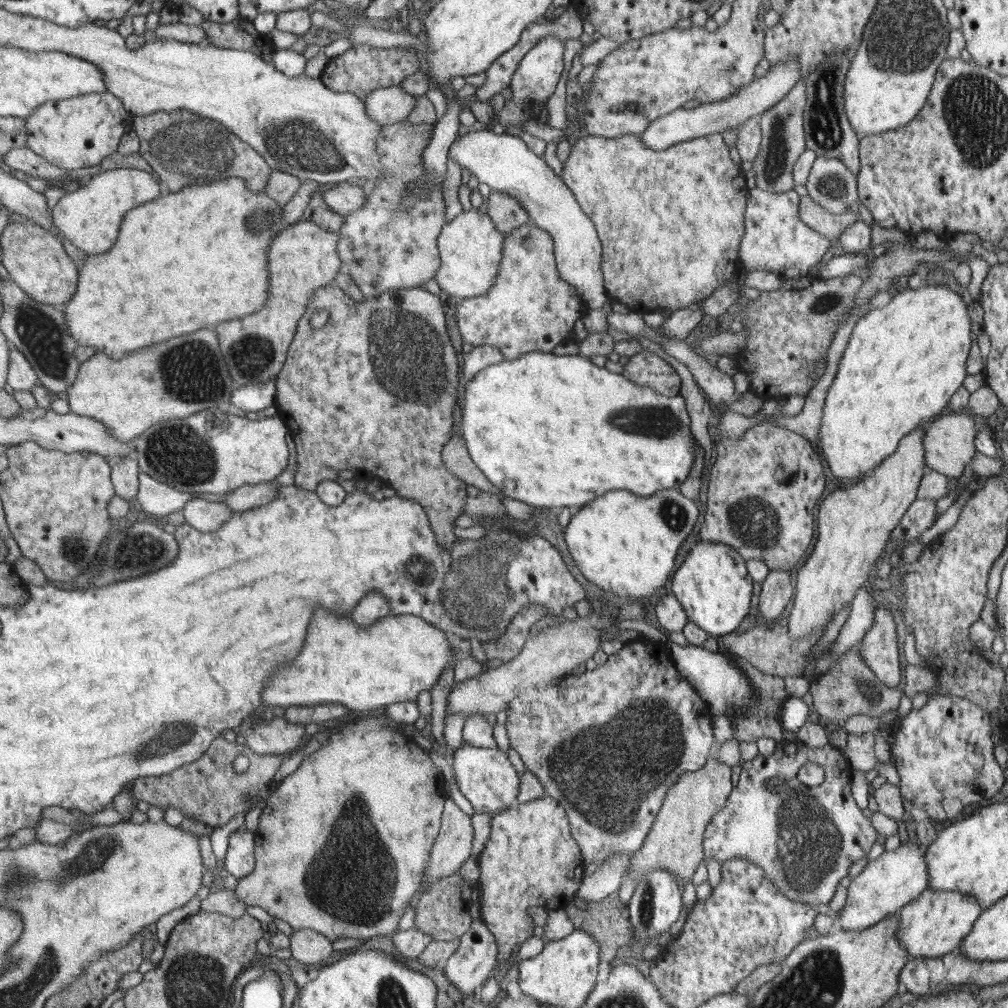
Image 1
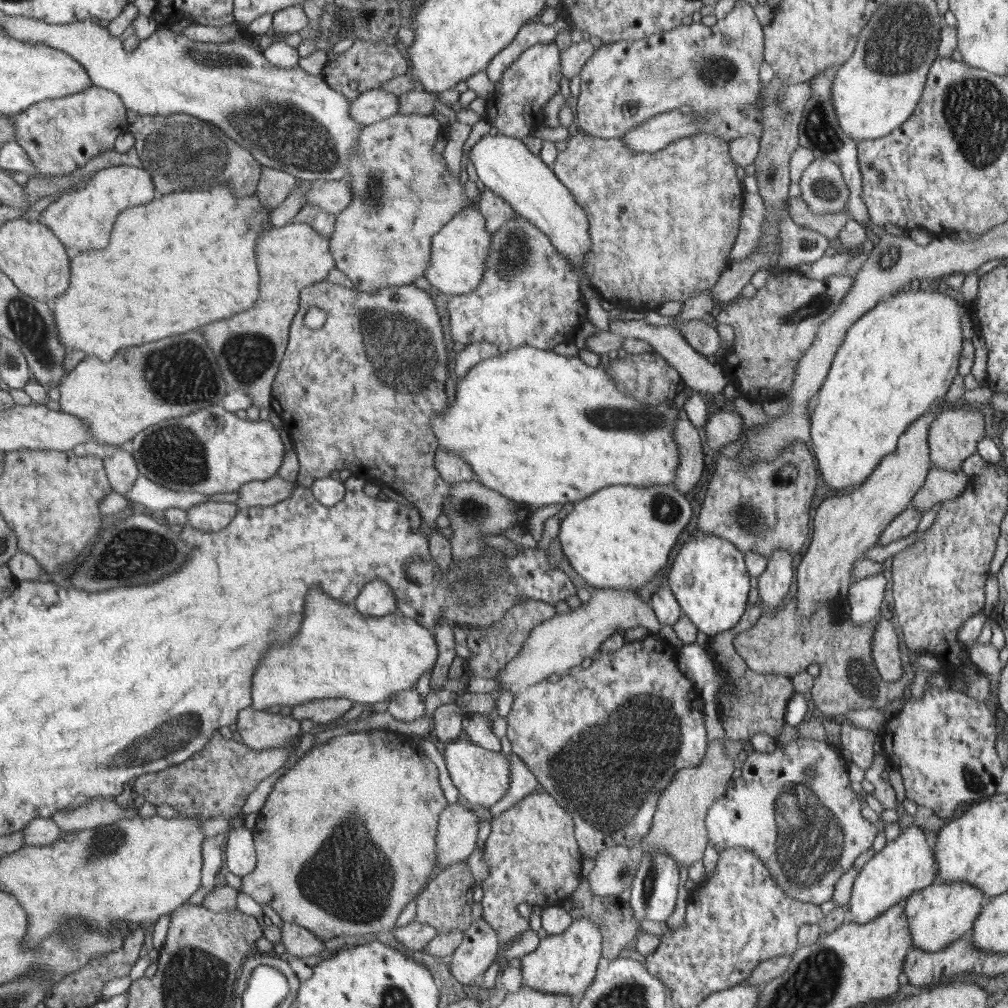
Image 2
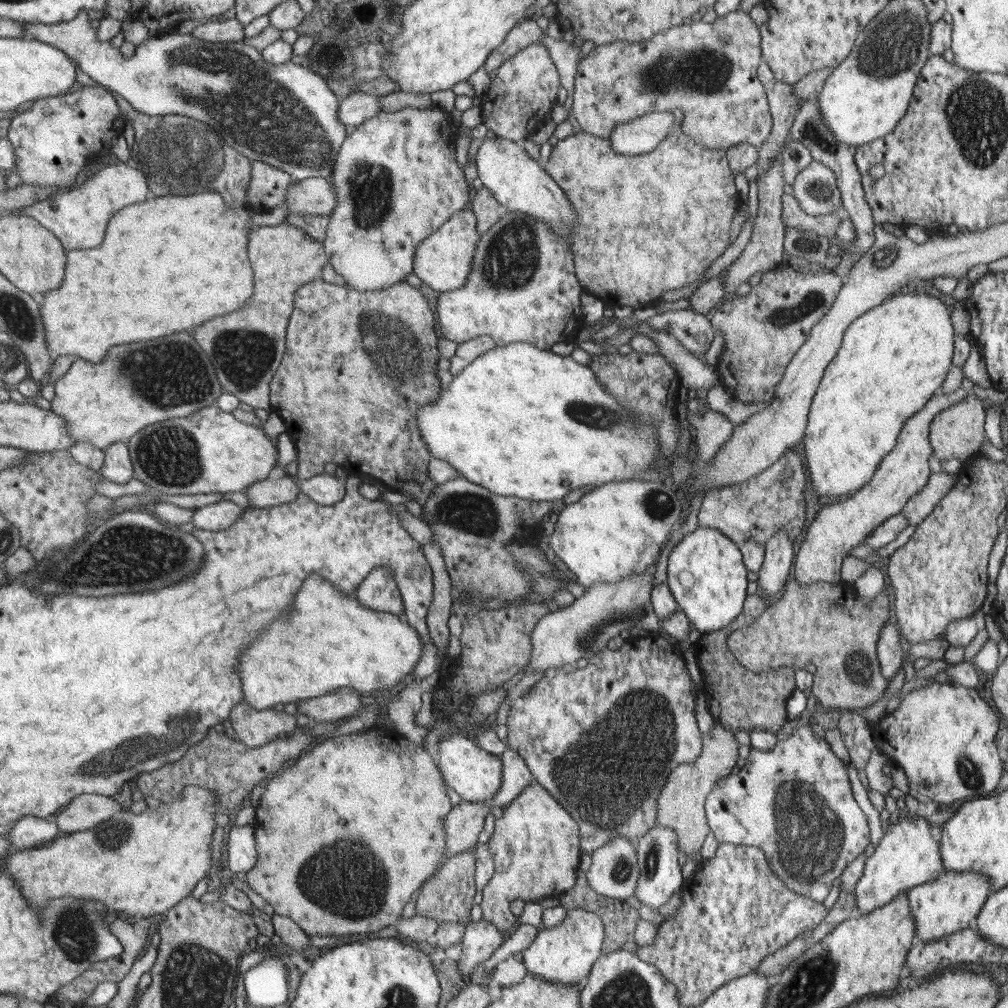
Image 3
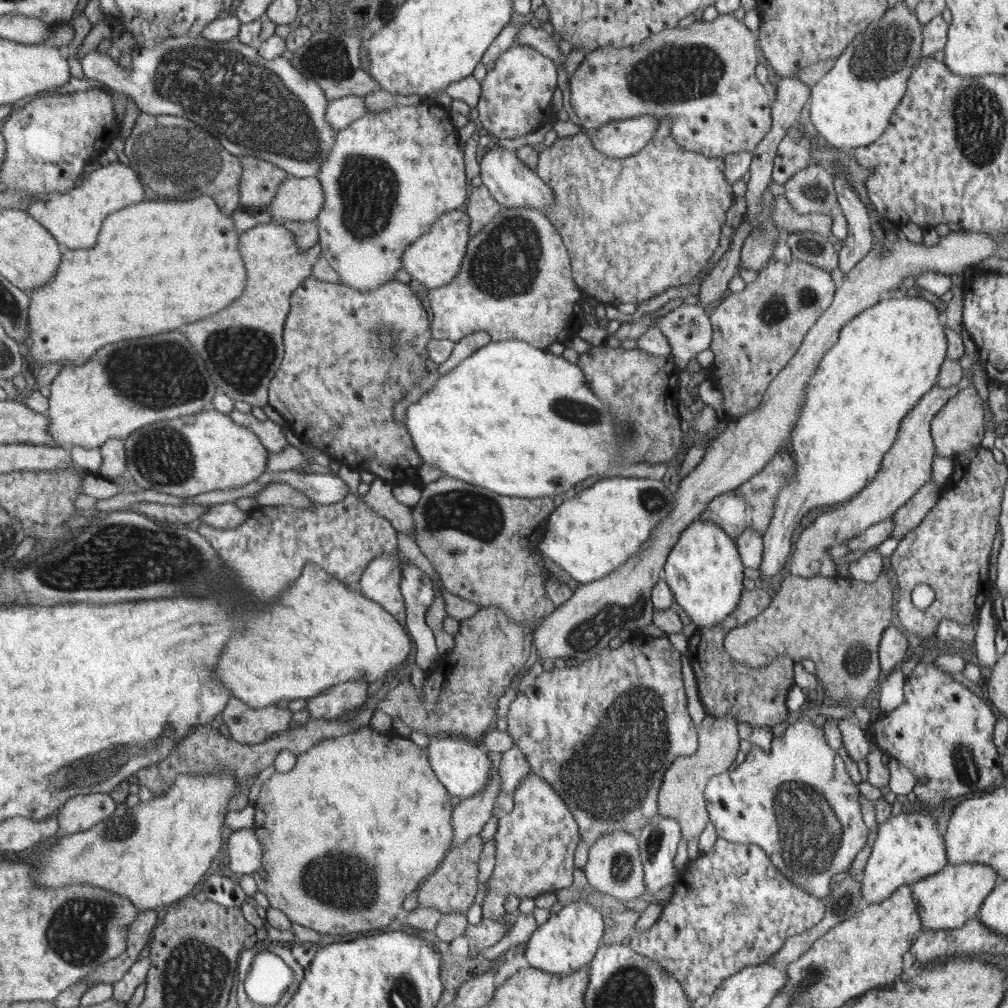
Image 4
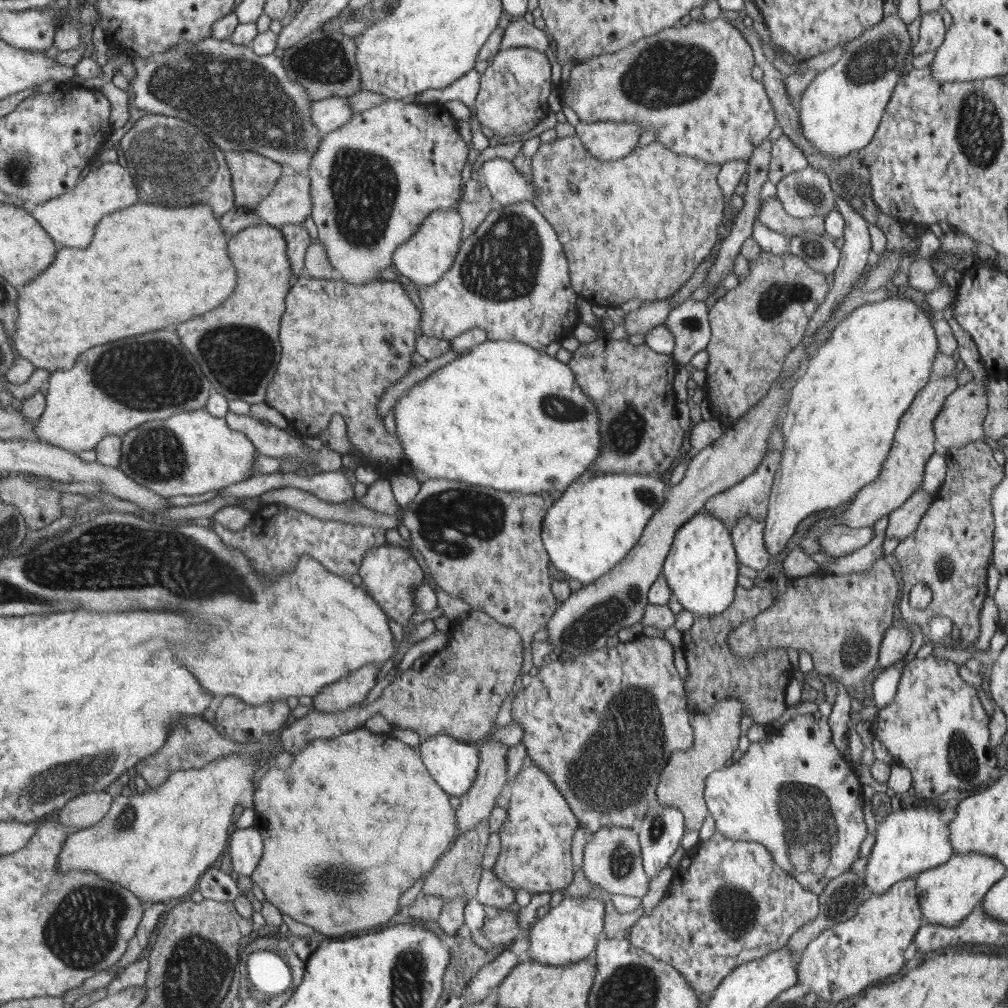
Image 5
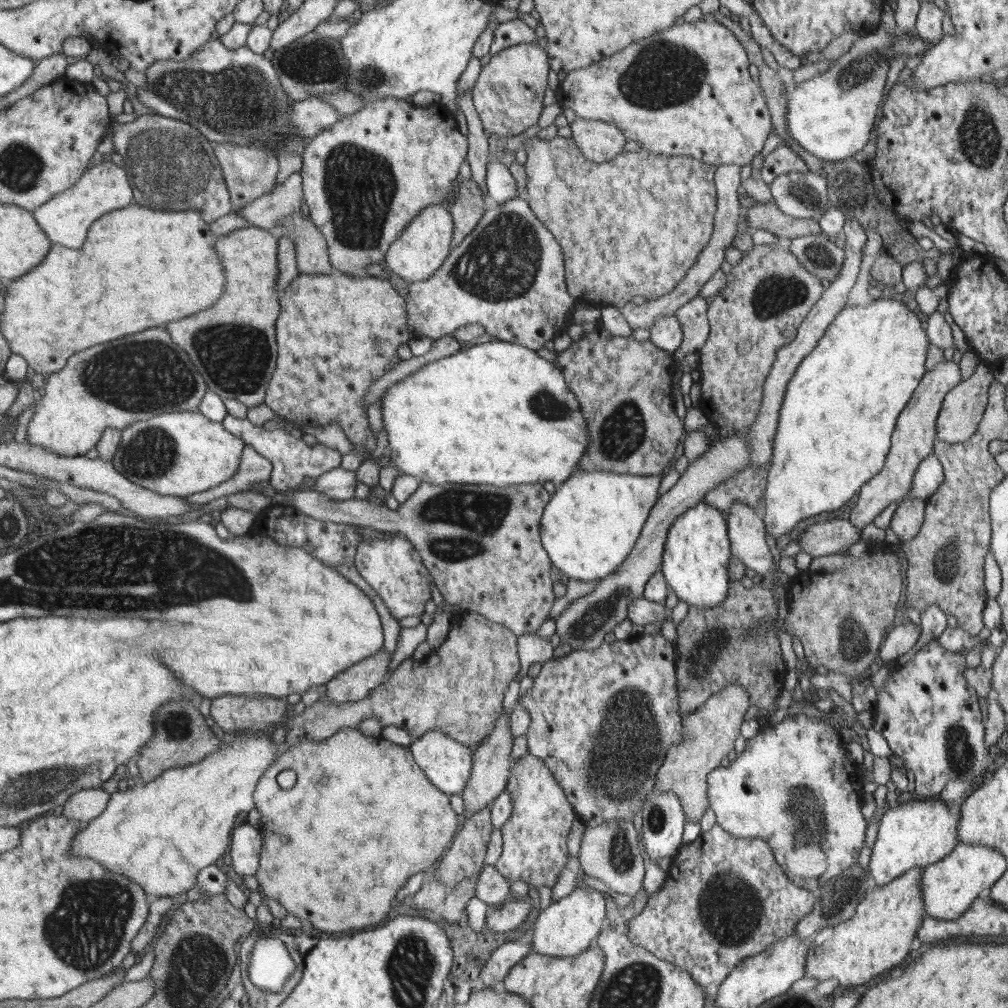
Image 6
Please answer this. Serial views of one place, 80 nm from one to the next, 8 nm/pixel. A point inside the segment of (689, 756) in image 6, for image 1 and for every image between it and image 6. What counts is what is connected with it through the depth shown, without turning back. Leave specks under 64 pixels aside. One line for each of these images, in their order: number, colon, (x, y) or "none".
1: (675, 842)
2: (679, 830)
3: (681, 803)
4: (681, 796)
5: (682, 782)

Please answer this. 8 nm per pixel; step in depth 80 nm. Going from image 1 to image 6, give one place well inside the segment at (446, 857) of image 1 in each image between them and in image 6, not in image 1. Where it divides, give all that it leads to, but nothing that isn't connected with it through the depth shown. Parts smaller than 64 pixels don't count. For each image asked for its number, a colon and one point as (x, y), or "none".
2: (458, 832)
3: (463, 826)
4: (469, 818)
5: (477, 804)
6: (493, 758)

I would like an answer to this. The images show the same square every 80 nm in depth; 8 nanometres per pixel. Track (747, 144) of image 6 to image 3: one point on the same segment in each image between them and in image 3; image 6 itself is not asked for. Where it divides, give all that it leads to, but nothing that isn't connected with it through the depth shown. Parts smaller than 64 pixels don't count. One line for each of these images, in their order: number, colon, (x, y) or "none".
3: (708, 70)
4: (702, 77)
5: (692, 86)

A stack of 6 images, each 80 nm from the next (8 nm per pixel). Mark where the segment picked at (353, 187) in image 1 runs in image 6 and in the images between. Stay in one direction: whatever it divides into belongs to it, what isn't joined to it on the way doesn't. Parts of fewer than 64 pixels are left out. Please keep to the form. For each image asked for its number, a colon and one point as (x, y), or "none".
2: (333, 197)
3: (316, 196)
4: (296, 199)
5: (290, 202)
6: (266, 212)

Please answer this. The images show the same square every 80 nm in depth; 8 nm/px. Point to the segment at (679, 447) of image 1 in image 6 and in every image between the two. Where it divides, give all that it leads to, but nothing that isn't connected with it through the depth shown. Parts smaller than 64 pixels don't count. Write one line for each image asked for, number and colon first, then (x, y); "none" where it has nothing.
2: (542, 428)
3: (524, 422)
4: (518, 420)
5: (506, 416)
6: (466, 418)

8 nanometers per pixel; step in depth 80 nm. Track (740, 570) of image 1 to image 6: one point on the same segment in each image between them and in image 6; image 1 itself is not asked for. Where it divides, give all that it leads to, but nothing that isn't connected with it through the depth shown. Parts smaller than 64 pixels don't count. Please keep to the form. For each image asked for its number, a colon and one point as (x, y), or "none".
2: (709, 579)
3: (706, 575)
4: (704, 571)
5: (701, 569)
6: (696, 555)

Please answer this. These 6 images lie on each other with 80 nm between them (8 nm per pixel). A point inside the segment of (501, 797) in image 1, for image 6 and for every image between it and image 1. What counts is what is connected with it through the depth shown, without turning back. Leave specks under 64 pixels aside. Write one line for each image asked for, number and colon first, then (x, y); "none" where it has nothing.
2: (482, 777)
3: (475, 775)
4: (463, 768)
5: (454, 766)
6: (447, 763)

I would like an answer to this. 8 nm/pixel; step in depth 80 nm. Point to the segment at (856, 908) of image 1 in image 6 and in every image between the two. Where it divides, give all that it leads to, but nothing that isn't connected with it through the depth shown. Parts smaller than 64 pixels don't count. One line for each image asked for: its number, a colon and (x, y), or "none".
2: (905, 865)
3: (907, 856)
4: (908, 847)
5: (909, 841)
6: (917, 834)

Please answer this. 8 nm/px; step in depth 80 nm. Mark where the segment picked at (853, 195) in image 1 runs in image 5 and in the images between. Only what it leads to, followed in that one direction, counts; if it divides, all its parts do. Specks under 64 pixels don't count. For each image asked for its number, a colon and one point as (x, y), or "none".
2: (823, 187)
3: (815, 188)
4: (810, 190)
5: (805, 193)

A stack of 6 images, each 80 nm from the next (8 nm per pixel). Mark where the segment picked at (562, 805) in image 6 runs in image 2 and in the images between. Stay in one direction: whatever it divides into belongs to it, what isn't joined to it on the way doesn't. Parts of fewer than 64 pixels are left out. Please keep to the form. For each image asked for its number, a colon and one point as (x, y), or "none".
2: (532, 854)
3: (535, 847)
4: (535, 842)
5: (536, 838)

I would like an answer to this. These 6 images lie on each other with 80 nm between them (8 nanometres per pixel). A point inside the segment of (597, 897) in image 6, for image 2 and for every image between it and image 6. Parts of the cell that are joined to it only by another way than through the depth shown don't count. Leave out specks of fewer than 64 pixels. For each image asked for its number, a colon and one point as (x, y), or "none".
2: (565, 963)
3: (565, 954)
4: (567, 942)
5: (568, 933)

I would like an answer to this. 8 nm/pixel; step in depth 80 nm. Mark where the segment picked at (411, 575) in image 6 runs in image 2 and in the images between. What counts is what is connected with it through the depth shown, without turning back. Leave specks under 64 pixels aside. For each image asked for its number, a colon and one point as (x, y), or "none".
2: (377, 599)
3: (379, 592)
4: (381, 582)
5: (390, 574)

